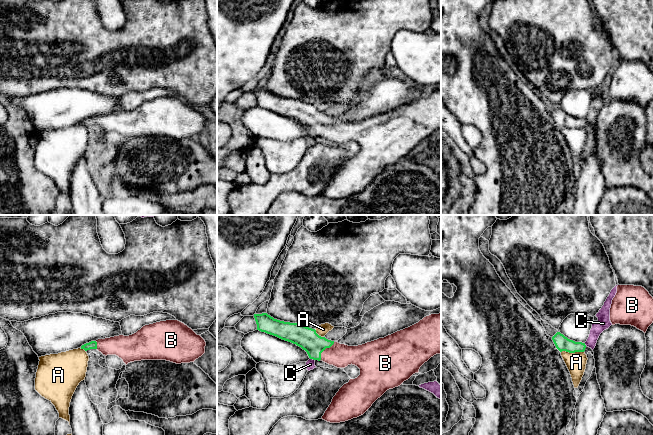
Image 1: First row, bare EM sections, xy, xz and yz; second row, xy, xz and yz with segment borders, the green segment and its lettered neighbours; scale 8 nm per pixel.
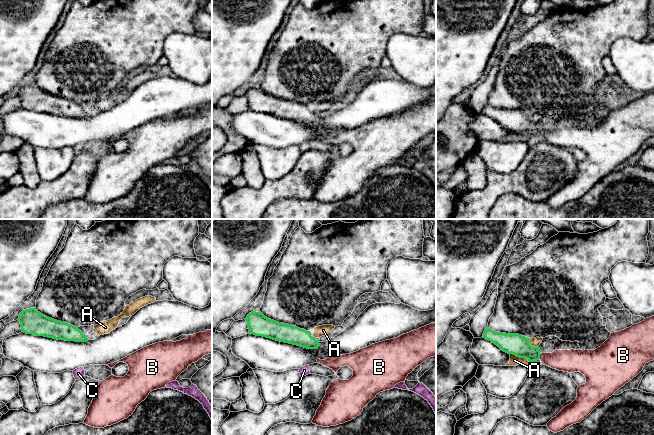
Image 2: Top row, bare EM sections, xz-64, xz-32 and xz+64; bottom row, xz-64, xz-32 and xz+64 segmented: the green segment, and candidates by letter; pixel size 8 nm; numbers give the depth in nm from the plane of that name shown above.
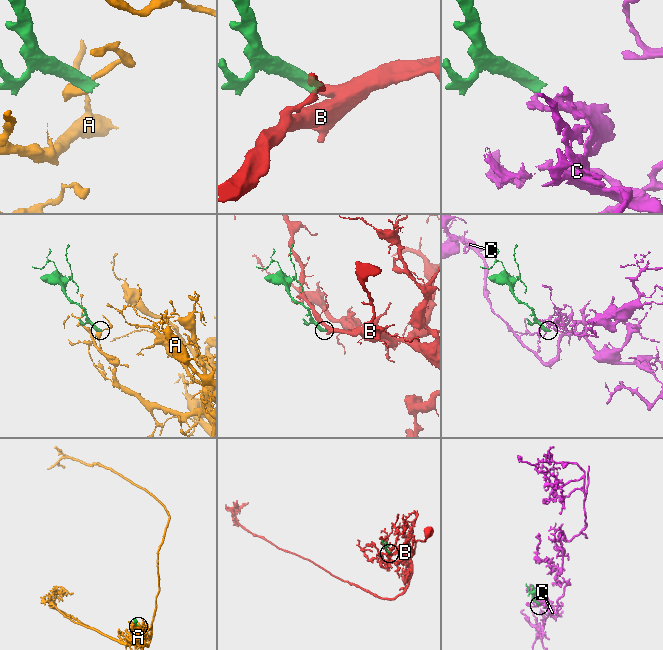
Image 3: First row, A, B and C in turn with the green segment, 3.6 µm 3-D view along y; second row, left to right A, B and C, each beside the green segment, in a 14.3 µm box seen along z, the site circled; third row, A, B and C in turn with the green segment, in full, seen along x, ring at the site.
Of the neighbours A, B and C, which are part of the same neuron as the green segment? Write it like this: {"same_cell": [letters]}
{"same_cell": ["B"]}

